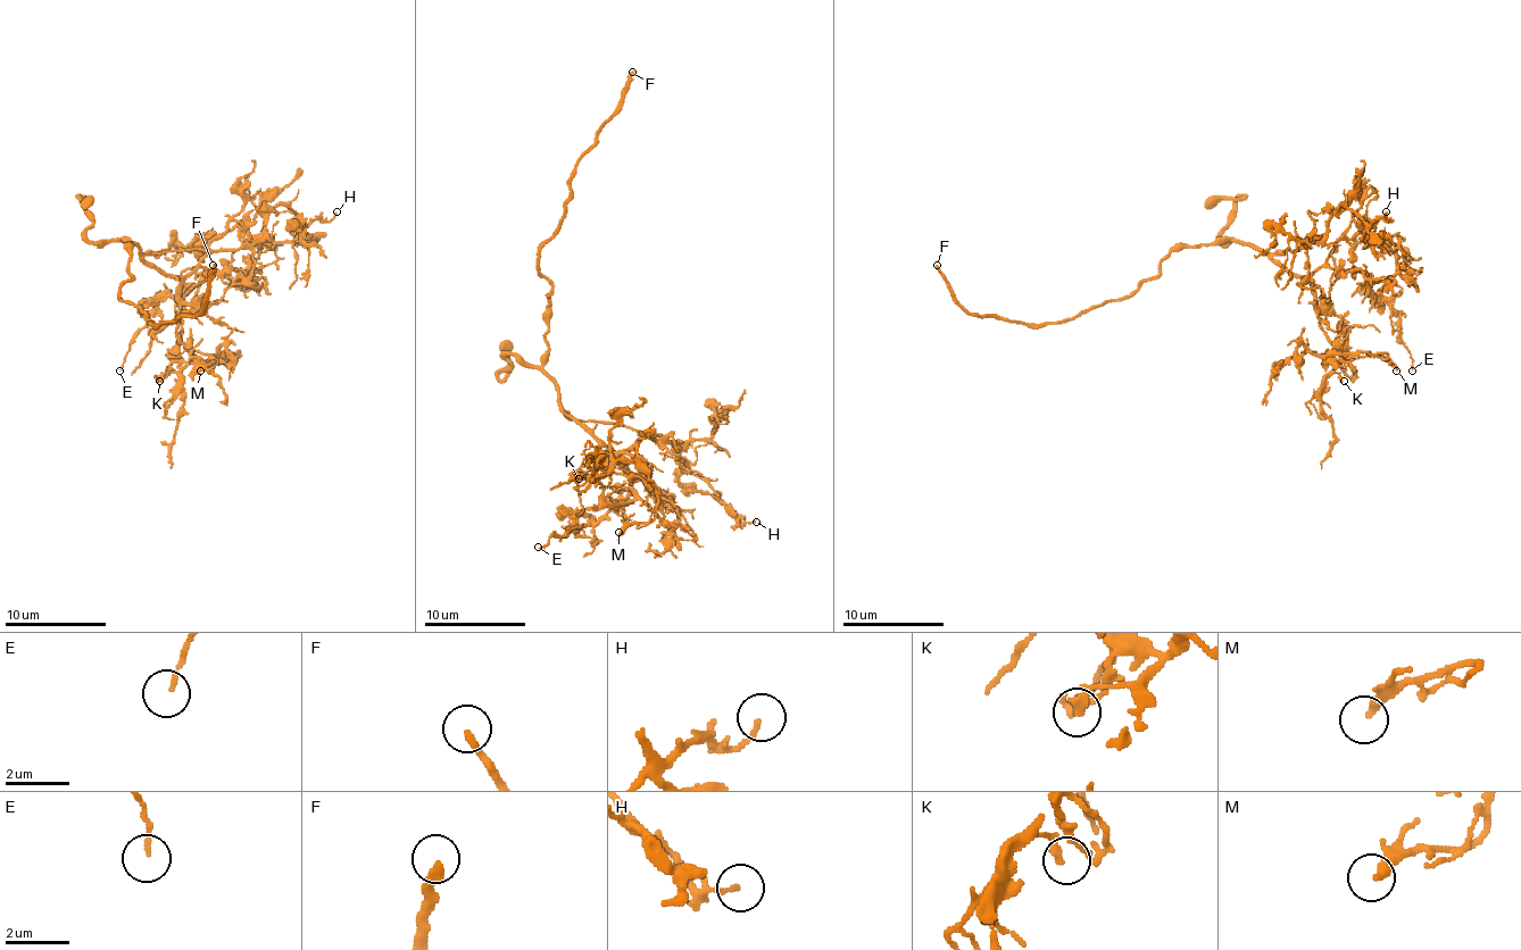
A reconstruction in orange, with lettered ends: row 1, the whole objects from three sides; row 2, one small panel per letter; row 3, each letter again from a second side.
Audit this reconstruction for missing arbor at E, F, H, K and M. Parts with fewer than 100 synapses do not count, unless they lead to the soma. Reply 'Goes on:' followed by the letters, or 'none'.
Goes on: F

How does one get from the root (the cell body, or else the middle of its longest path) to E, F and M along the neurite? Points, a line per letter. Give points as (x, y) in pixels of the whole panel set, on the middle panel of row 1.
E: (546, 340), (543, 373), (558, 406), (612, 451), (629, 483), (538, 547)
F: (546, 340), (550, 284), (538, 272), (538, 253), (566, 208), (573, 165), (614, 113), (632, 72)
M: (546, 340), (543, 373), (558, 406), (599, 443), (596, 460), (637, 476), (657, 497), (647, 522), (618, 532)

